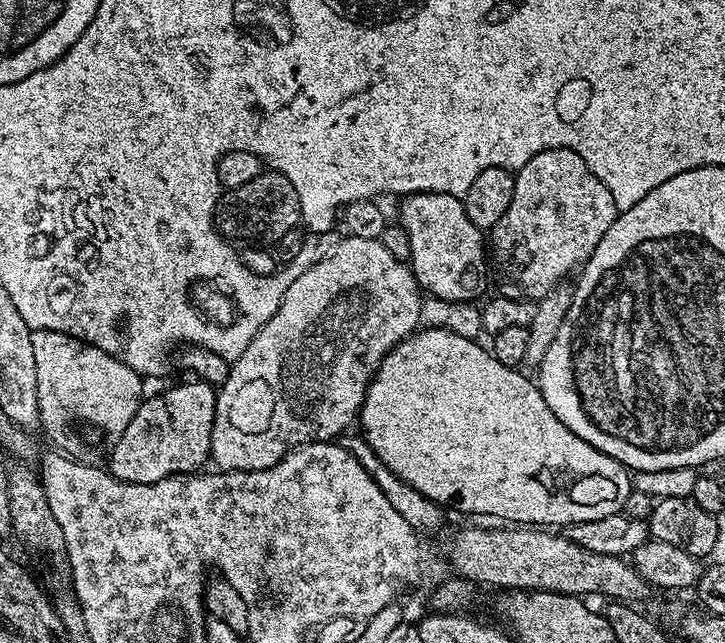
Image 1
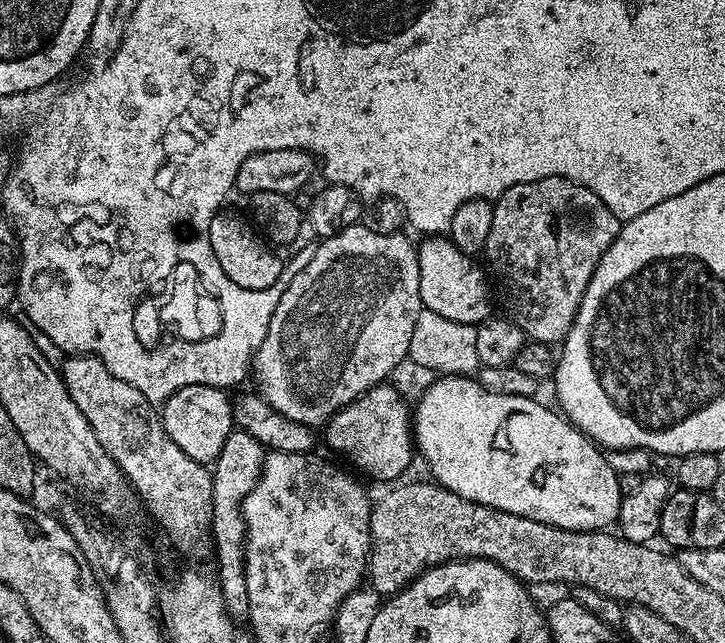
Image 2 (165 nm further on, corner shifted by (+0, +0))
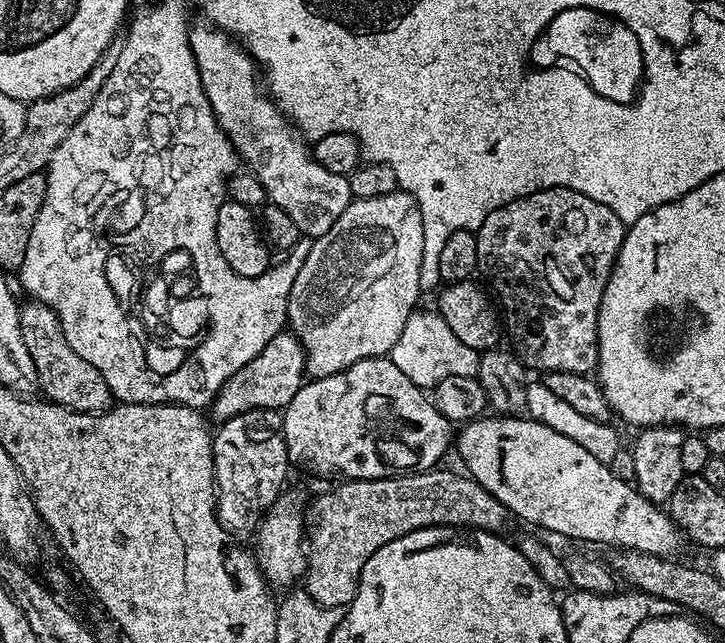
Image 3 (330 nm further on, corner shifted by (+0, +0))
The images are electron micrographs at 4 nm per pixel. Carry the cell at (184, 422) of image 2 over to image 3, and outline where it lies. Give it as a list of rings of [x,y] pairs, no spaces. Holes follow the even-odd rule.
[[[285,330],[278,333],[264,349],[238,374],[231,376],[210,405],[211,419],[216,422],[230,420],[246,411],[256,411],[259,408],[283,410],[298,394],[298,390],[306,383],[306,365],[304,362],[304,347]]]

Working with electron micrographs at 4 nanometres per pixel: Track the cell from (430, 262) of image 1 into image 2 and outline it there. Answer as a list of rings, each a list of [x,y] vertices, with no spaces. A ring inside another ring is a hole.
[[[432,234],[421,240],[424,241],[419,241],[416,250],[421,305],[434,310],[434,314],[442,314],[442,318],[450,318],[450,322],[473,326],[491,317],[494,310],[488,297],[490,280],[485,269],[481,265],[480,269],[477,261],[460,250],[447,235]]]

